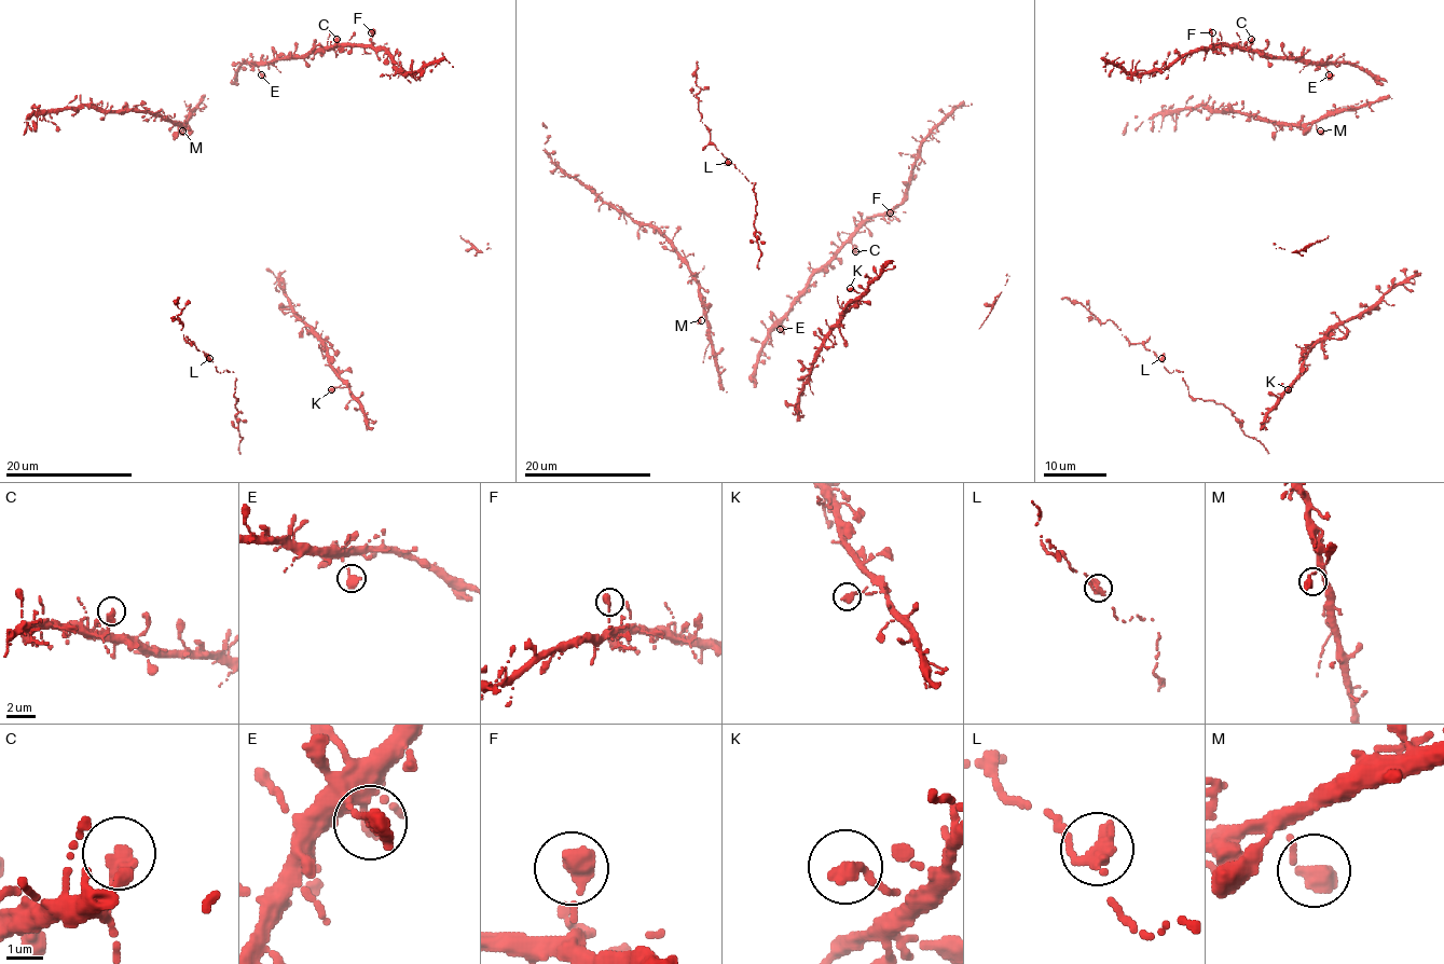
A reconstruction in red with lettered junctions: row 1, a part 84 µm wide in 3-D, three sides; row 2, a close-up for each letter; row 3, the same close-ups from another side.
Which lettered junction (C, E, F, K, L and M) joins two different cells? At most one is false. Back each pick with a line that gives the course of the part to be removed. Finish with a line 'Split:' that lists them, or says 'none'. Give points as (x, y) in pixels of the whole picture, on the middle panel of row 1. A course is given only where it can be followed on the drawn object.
Split: none

